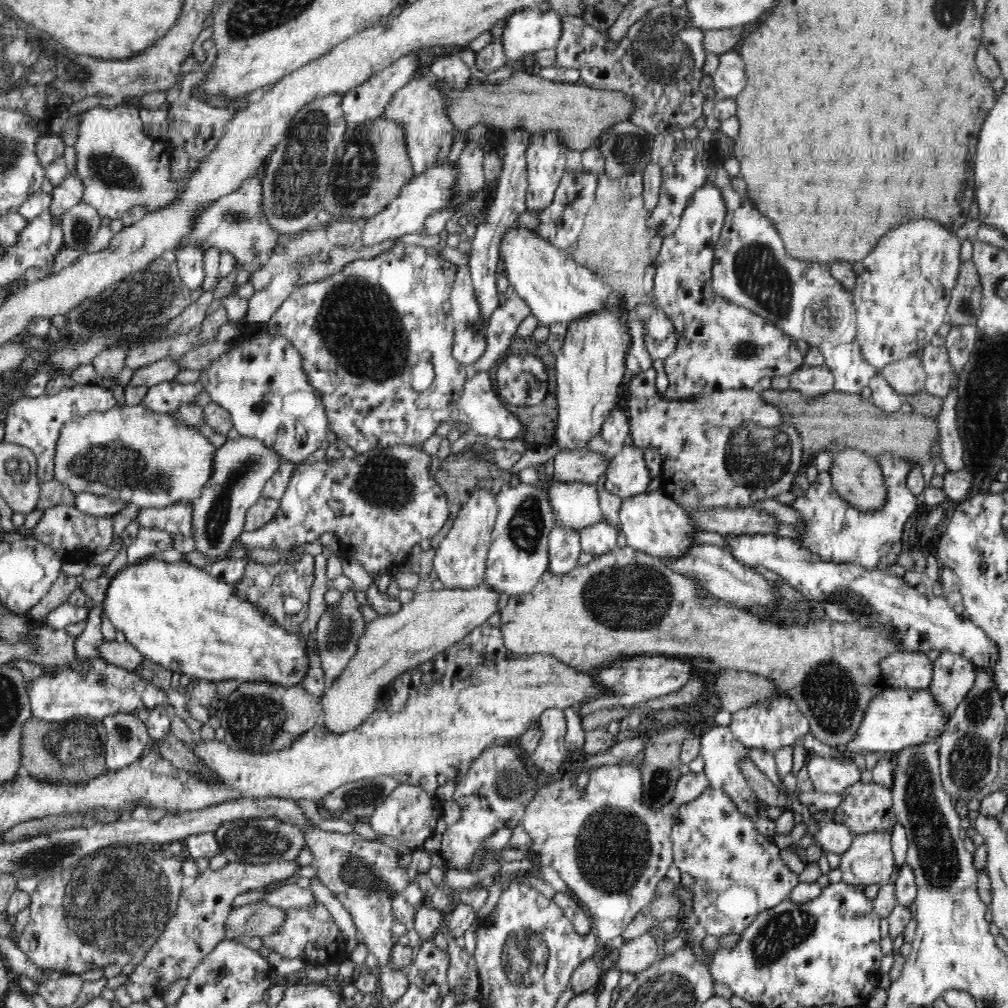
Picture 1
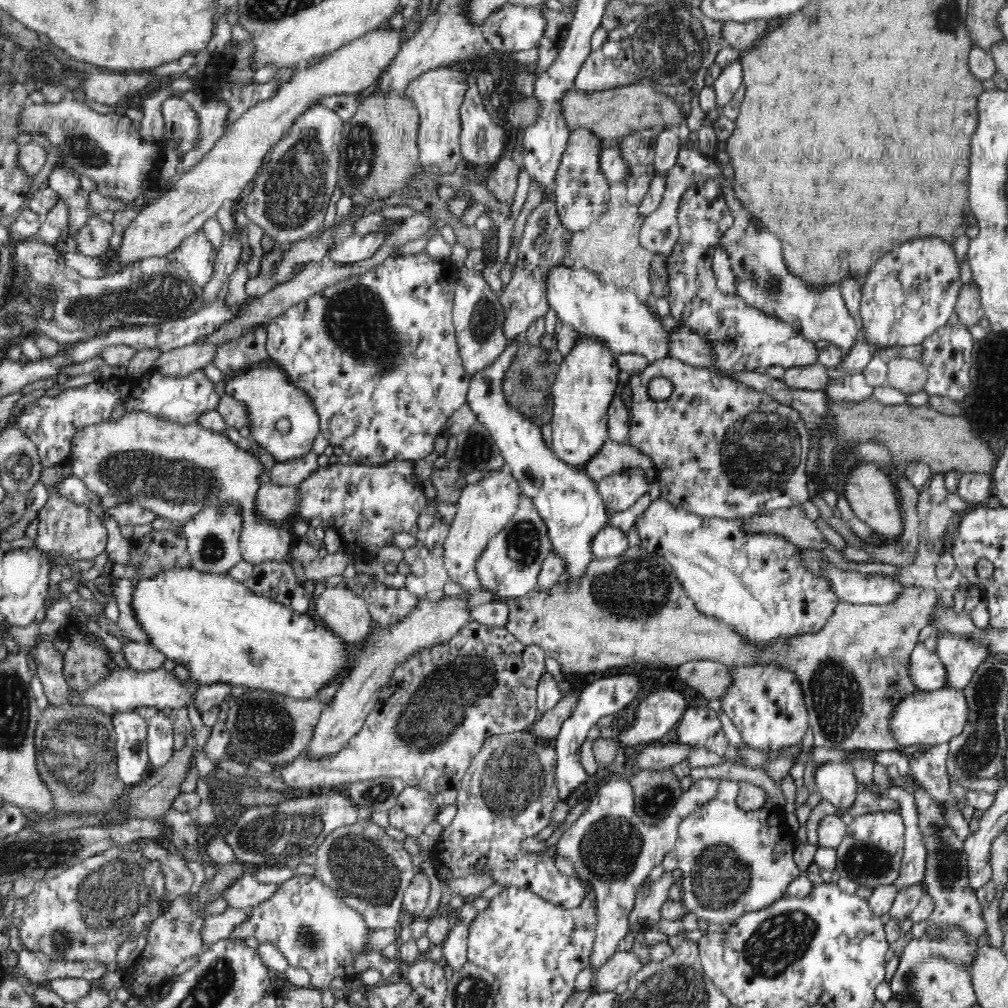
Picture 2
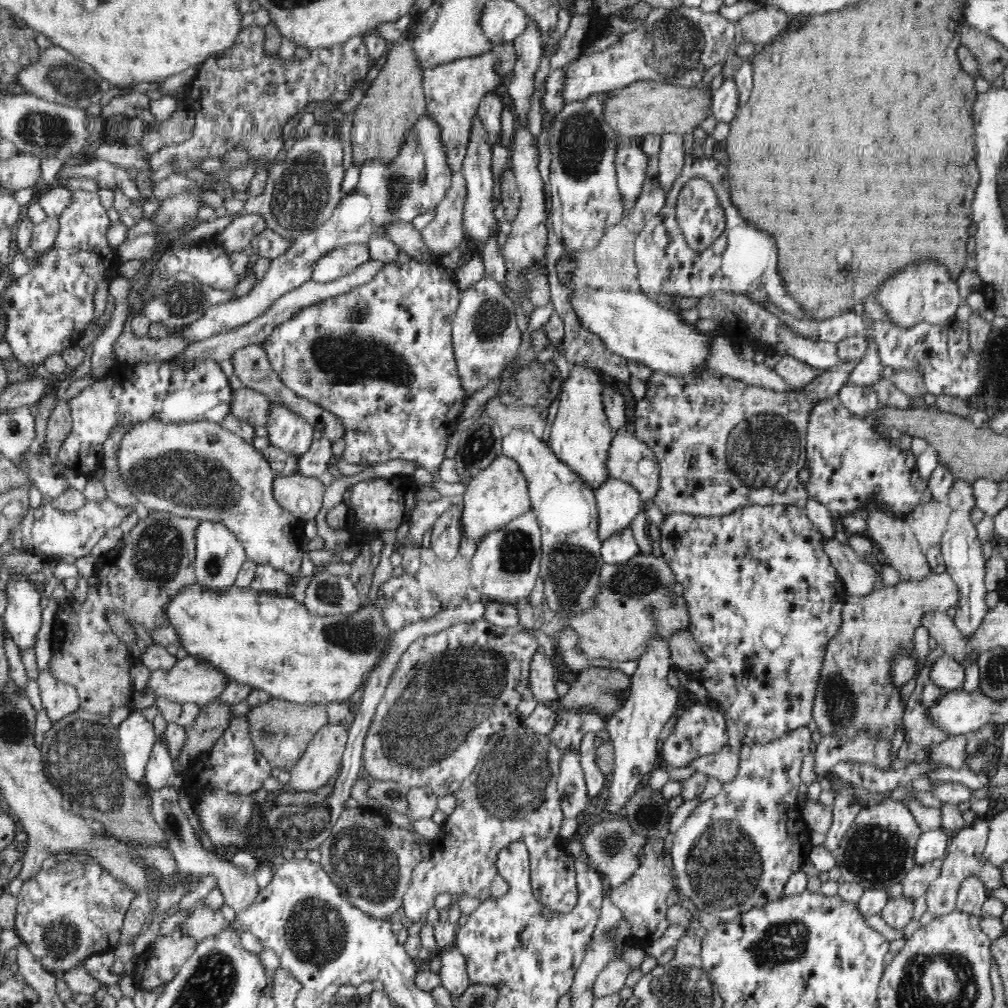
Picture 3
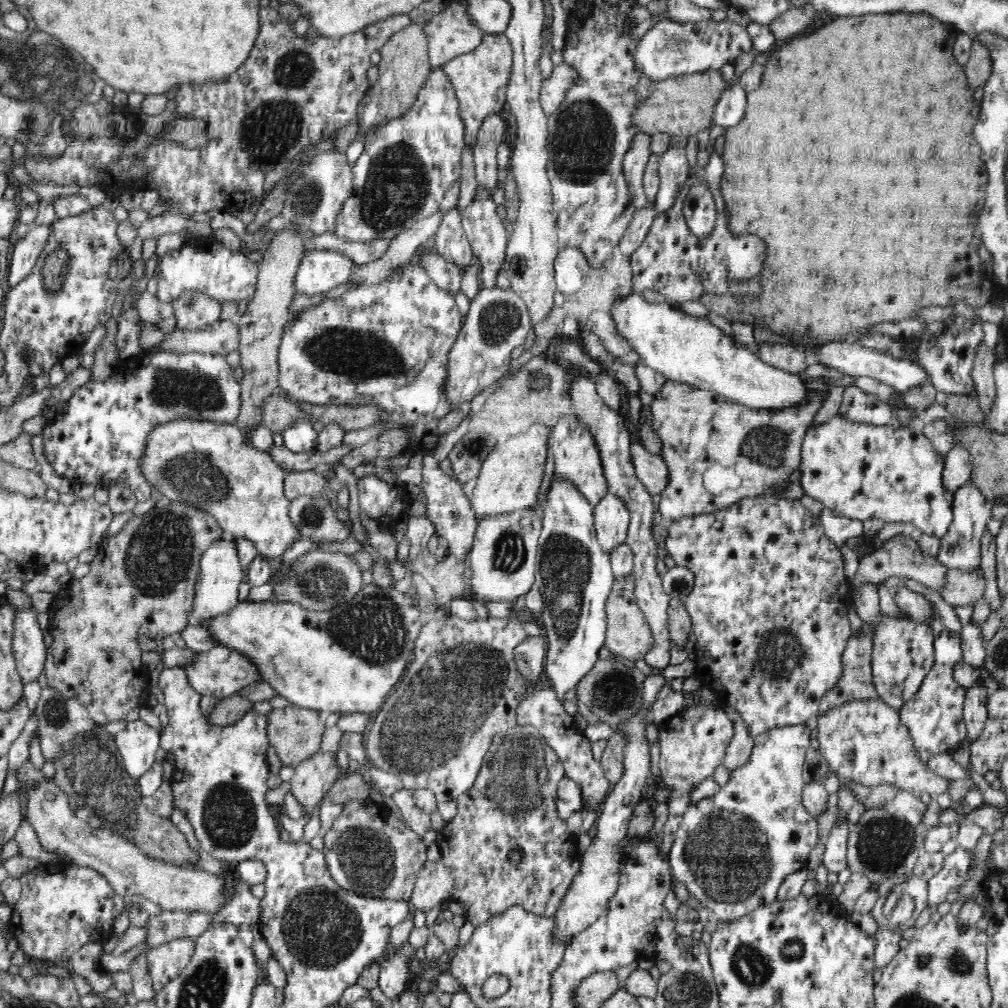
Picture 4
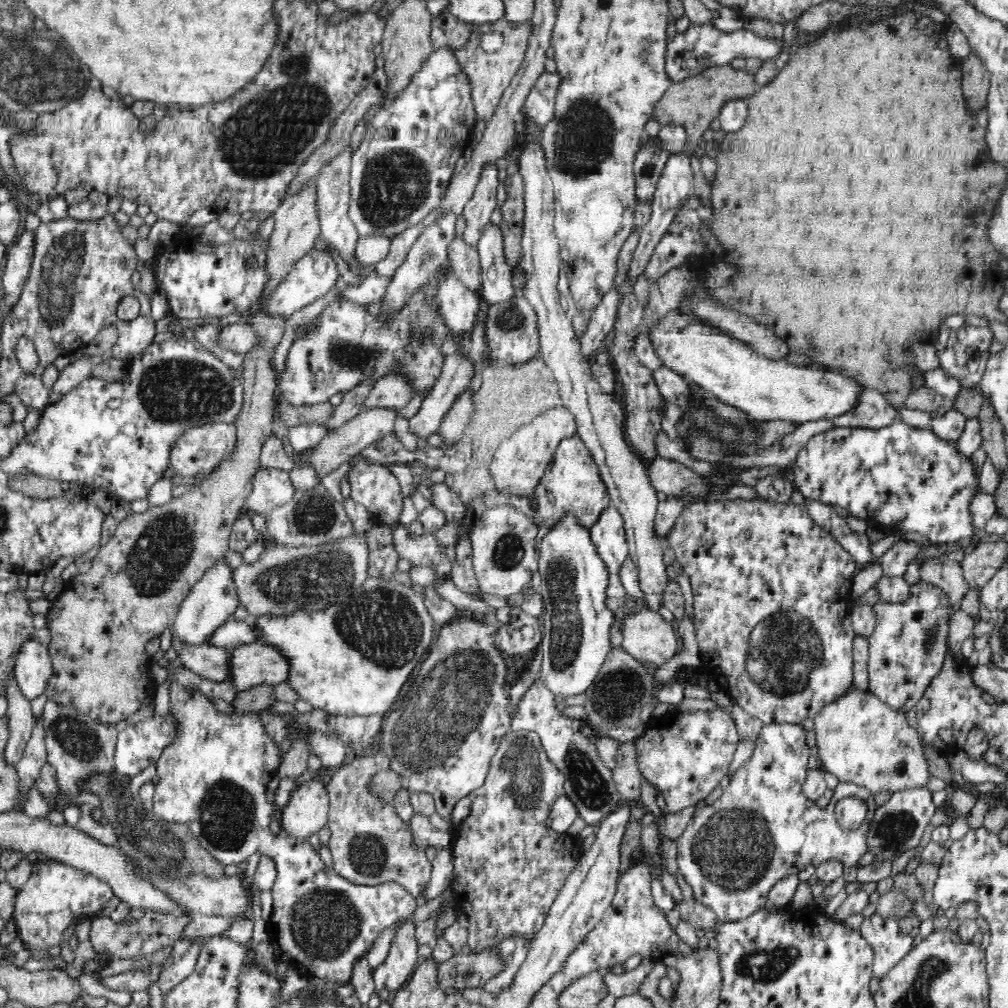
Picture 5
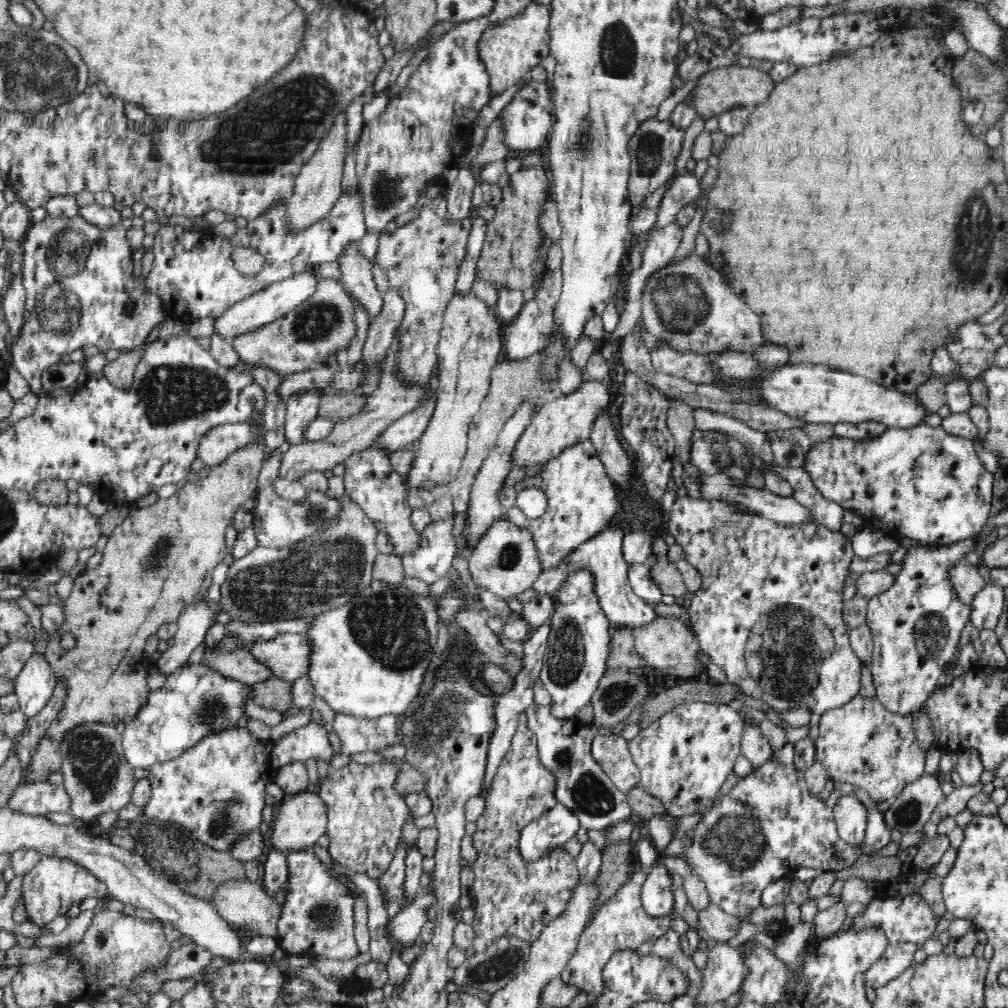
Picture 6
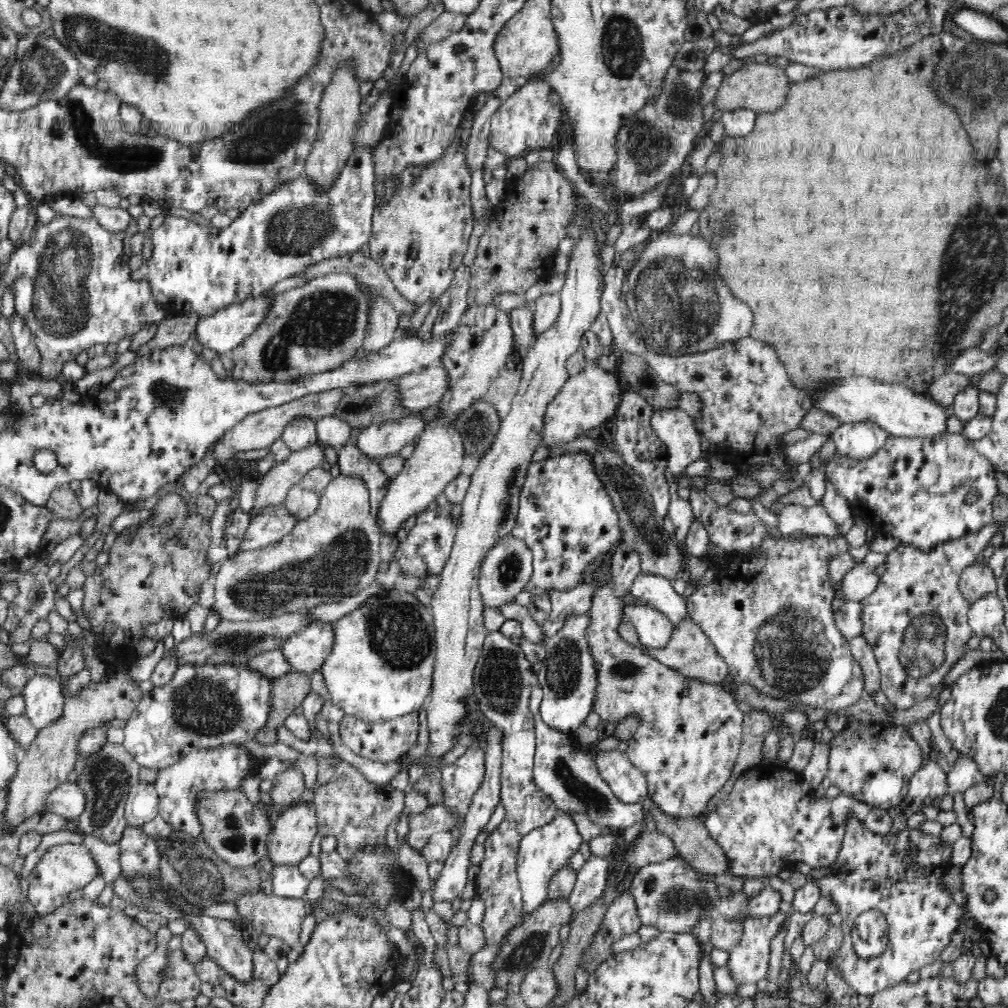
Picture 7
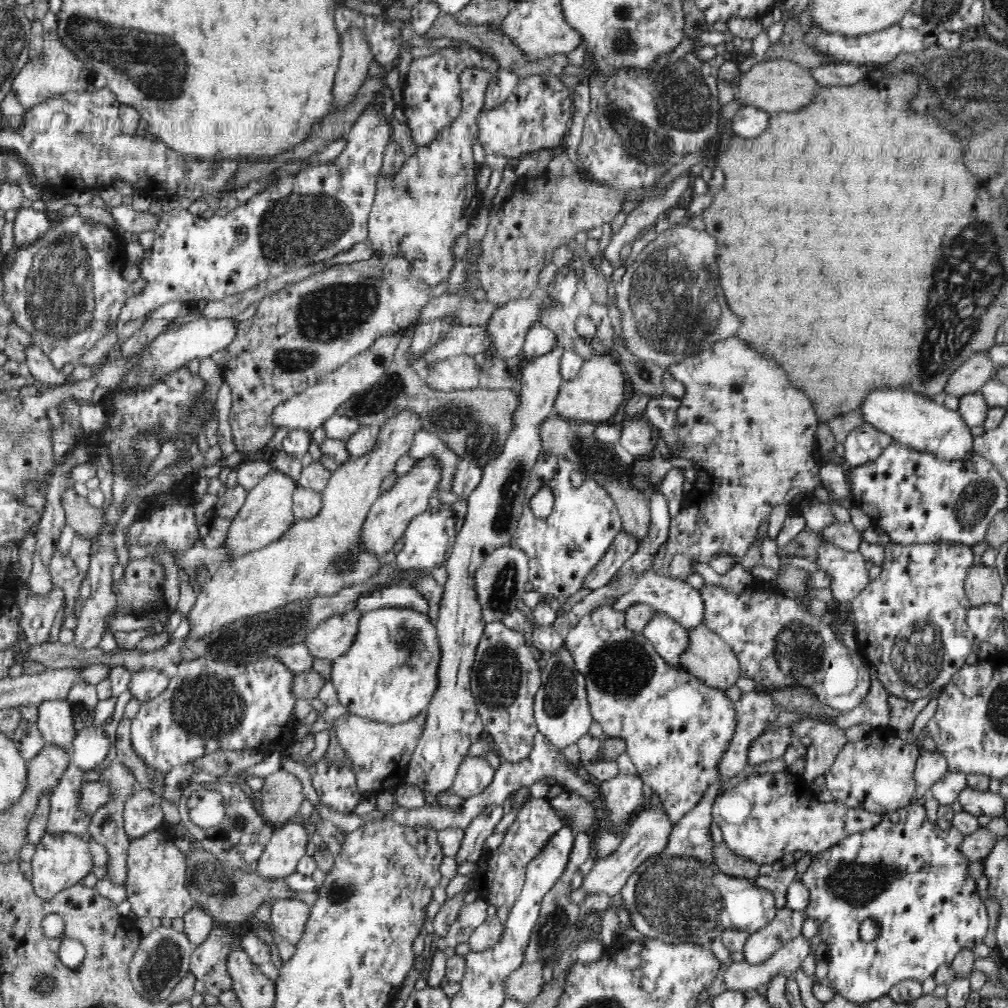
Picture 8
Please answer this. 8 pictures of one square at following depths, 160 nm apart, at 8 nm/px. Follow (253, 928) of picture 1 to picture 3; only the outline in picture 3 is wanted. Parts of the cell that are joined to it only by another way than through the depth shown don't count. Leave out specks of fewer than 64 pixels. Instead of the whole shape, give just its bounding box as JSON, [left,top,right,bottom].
[182,907,230,943]

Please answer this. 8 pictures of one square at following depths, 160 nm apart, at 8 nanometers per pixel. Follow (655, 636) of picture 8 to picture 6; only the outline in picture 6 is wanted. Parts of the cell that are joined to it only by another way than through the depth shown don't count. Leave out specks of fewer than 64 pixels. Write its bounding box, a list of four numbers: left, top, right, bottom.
[532,515,661,631]

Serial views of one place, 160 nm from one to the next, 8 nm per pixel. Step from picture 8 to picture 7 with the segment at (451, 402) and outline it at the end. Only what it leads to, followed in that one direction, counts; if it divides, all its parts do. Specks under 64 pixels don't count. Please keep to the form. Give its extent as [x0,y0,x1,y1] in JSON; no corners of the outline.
[334,377,500,458]

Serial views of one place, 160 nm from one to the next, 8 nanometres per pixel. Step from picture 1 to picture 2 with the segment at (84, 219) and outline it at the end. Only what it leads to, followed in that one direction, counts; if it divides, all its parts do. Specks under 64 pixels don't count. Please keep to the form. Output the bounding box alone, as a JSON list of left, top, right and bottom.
[73,217,114,258]

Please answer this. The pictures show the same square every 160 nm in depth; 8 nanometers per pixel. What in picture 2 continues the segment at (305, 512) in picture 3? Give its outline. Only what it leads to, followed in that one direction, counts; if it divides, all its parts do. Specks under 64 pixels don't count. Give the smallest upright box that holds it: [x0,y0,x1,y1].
[256,483,300,523]

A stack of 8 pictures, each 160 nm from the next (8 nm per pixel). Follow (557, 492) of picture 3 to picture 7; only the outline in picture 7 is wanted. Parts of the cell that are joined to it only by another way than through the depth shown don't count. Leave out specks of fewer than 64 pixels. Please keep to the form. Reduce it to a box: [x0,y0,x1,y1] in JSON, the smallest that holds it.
[537,613,596,736]

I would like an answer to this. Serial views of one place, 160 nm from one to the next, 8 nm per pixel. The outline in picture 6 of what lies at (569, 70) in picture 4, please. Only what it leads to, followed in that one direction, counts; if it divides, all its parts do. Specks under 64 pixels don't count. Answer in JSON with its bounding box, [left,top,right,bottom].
[498,81,554,154]

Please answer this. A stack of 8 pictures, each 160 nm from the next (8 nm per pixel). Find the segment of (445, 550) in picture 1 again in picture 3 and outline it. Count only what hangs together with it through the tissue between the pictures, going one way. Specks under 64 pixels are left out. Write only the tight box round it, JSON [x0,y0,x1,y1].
[461,455,531,544]

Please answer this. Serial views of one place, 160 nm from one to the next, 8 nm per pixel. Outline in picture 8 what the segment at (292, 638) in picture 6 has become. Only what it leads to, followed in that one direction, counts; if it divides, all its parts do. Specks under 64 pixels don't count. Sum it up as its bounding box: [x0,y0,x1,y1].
[304,607,363,661]

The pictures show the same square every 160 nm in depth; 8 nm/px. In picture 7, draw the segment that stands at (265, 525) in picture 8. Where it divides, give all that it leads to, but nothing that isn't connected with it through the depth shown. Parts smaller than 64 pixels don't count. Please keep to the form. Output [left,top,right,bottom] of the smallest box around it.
[249,443,325,518]

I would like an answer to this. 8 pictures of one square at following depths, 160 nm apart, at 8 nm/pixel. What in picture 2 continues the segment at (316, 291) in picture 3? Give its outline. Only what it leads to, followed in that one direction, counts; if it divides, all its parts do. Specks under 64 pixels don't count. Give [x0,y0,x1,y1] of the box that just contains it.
[152,345,216,376]

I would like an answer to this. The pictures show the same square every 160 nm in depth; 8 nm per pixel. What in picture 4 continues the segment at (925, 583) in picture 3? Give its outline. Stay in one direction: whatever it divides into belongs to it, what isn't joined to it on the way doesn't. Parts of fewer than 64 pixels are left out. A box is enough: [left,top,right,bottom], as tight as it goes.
[818,569,984,715]

